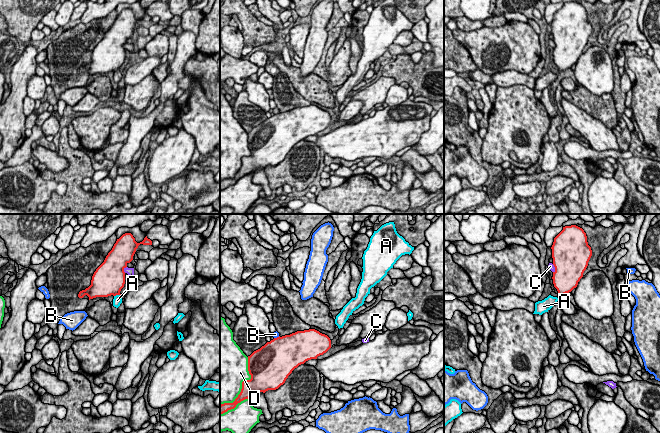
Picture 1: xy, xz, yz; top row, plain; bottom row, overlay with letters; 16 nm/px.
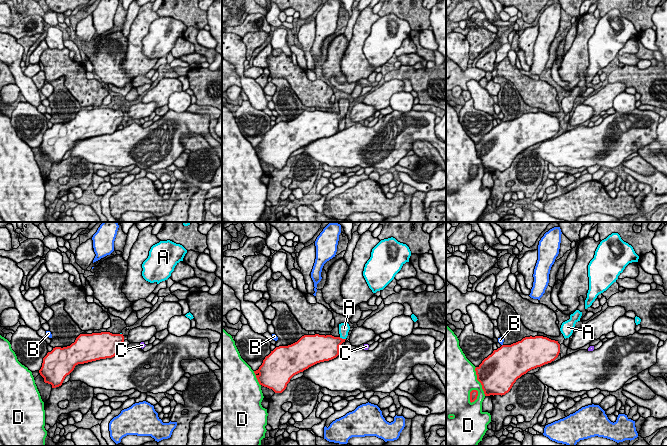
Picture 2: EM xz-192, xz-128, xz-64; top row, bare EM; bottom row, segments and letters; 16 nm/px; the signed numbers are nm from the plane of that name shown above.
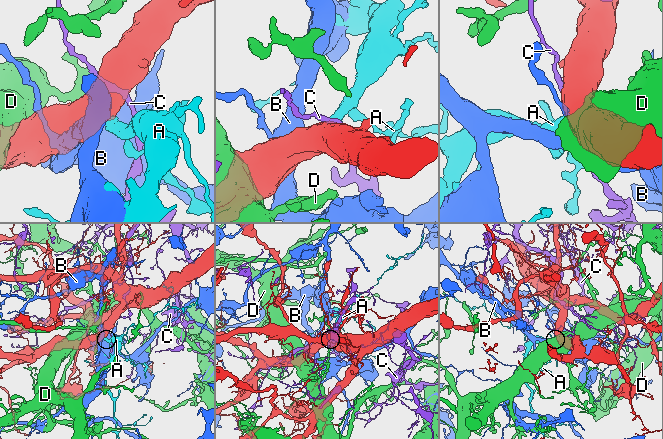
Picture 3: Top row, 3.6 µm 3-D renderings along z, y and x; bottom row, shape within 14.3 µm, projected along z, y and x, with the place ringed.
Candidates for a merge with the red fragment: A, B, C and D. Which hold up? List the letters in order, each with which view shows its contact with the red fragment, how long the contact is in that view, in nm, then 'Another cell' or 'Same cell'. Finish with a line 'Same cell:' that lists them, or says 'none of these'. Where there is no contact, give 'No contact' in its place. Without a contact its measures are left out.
A: Touches red in xy. Shared border 120 nm. Same cell
B: Touches red in xz. Shared border 100 nm. Another cell
C: Touches red in xy. Shared border 120 nm. Another cell
D: Touches red in xz. Shared border 900 nm. Another cell
Same cell: A

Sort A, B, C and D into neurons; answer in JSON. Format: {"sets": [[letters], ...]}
{"sets": [["A"], ["B"], ["C"], ["D"]]}

